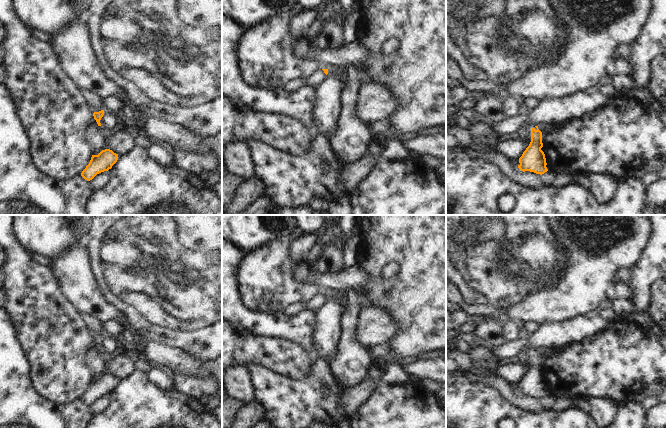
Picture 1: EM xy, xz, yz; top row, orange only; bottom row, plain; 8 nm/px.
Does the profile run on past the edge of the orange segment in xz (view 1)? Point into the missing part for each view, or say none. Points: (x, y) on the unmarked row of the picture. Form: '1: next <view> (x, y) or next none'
1: next xz (317, 300)

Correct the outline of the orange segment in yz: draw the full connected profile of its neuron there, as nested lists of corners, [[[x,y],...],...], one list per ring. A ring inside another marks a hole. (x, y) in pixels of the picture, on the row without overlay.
[[[527,348],[524,352],[530,355],[531,366],[519,382],[518,392],[523,396],[530,395],[542,399],[548,395],[545,378],[541,374],[542,356],[533,348]]]

